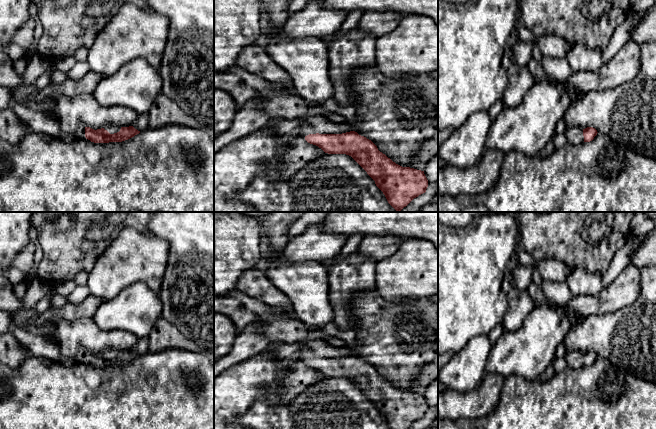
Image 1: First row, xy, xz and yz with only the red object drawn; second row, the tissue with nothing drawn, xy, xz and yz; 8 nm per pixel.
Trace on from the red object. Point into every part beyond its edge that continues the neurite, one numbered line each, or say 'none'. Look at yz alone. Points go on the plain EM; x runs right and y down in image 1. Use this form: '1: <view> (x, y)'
1: yz (574, 359)

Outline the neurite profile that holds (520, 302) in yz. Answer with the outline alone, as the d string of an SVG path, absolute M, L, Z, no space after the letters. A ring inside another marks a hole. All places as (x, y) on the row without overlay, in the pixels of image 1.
M509 270L505 273L502 290L508 303L508 309L501 322L505 332L520 329L527 316L537 307L528 290L518 289L510 280Z

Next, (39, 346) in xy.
M13 328L12 333L19 344L23 346L31 356L45 357L55 361L67 361L61 355L59 346L55 339L50 336L39 336L32 334L26 328Z

